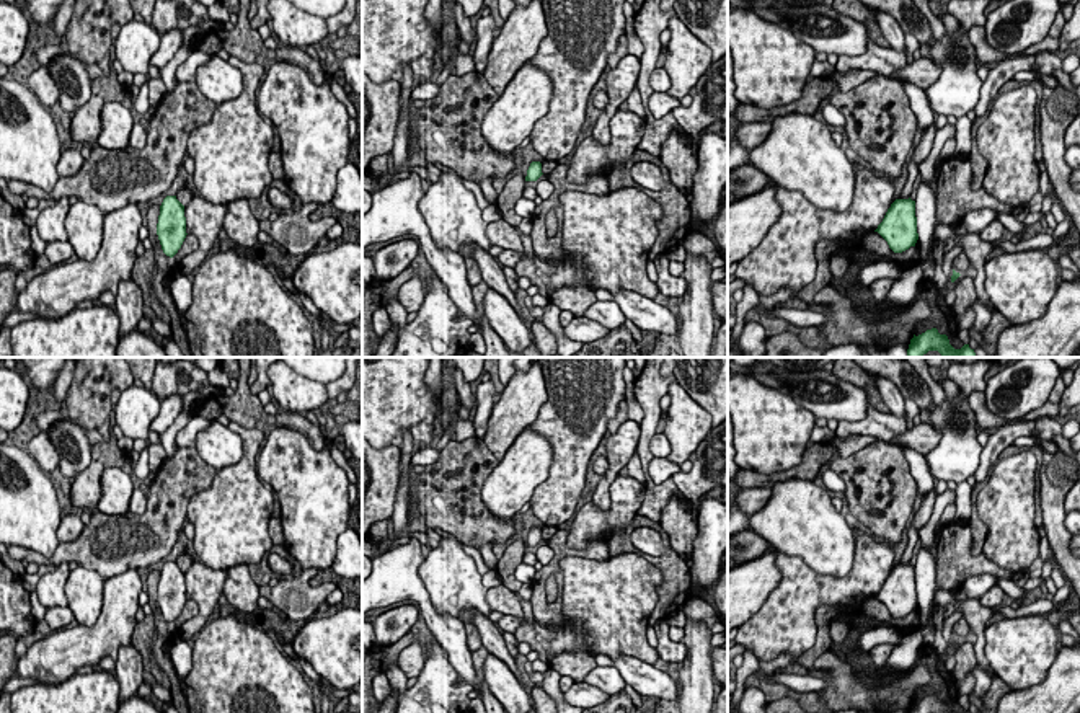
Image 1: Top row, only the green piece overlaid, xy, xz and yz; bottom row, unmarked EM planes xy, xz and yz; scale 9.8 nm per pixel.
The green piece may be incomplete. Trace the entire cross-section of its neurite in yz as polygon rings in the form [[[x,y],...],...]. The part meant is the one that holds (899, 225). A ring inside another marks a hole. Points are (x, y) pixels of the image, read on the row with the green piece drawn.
[[[896,199],[874,232],[887,241],[894,253],[915,246],[918,240],[915,201]]]

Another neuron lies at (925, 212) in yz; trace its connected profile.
[[[920,181],[915,199],[917,233],[920,241],[920,268],[925,271],[935,261],[933,258],[933,233],[936,222],[936,201],[933,189]]]

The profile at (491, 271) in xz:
[[[473,241],[462,245],[458,253],[463,258],[471,256],[476,261],[481,271],[481,277],[488,284],[488,287],[506,297],[507,302],[516,308],[519,317],[525,321],[527,328],[530,330],[530,321],[524,318],[516,294],[511,290],[498,259],[491,256],[489,251],[483,250],[480,245]]]

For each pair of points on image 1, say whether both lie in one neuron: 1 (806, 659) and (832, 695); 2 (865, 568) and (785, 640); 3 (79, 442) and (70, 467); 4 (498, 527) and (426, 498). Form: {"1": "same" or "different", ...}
{"1": "same", "2": "same", "3": "same", "4": "same"}

